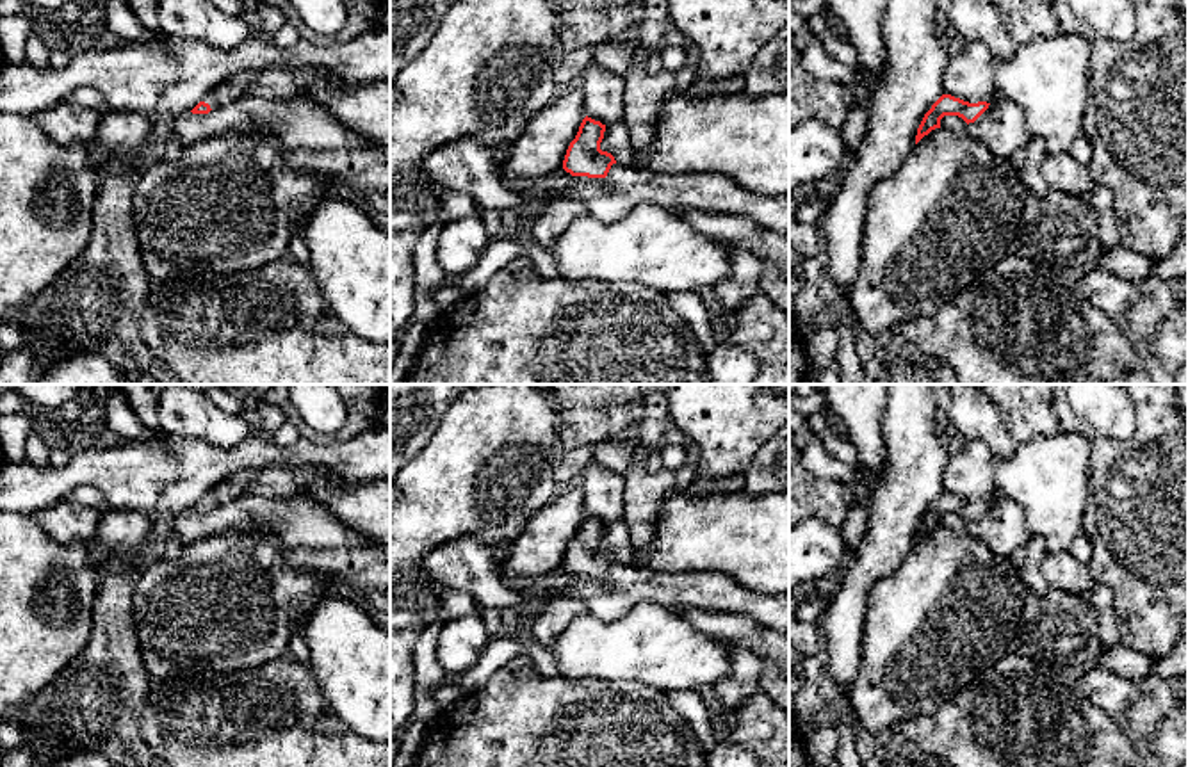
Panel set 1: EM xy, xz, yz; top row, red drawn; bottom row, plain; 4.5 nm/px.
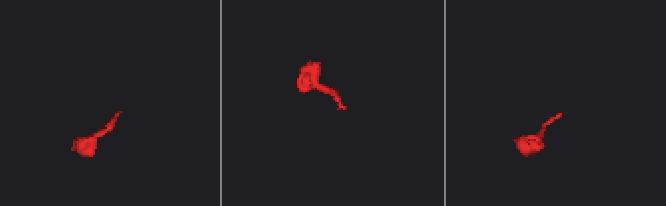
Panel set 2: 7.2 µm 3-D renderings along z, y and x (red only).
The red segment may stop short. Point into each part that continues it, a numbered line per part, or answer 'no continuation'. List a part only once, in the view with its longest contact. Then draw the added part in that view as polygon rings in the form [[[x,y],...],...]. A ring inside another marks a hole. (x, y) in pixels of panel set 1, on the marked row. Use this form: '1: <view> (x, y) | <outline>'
1: xy (235, 86) | [[[240,71],[233,77],[230,77],[223,85],[219,85],[216,91],[207,94],[201,101],[208,103],[210,109],[233,101],[246,94],[248,87],[255,82],[256,73],[255,71]]]

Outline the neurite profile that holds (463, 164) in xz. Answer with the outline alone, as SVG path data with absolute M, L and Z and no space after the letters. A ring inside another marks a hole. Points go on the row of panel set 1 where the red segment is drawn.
M463 137L433 149L424 158L424 171L447 190L467 190L477 214L484 210L524 212L524 198L504 187L490 149Z

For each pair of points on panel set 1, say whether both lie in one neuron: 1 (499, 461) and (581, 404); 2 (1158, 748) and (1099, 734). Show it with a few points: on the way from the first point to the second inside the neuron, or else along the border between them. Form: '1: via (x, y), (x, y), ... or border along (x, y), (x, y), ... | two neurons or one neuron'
1: border along (553, 403), (558, 413), (558, 444), (561, 451) | two neurons
2: border along (1101, 709), (1135, 748) | two neurons

